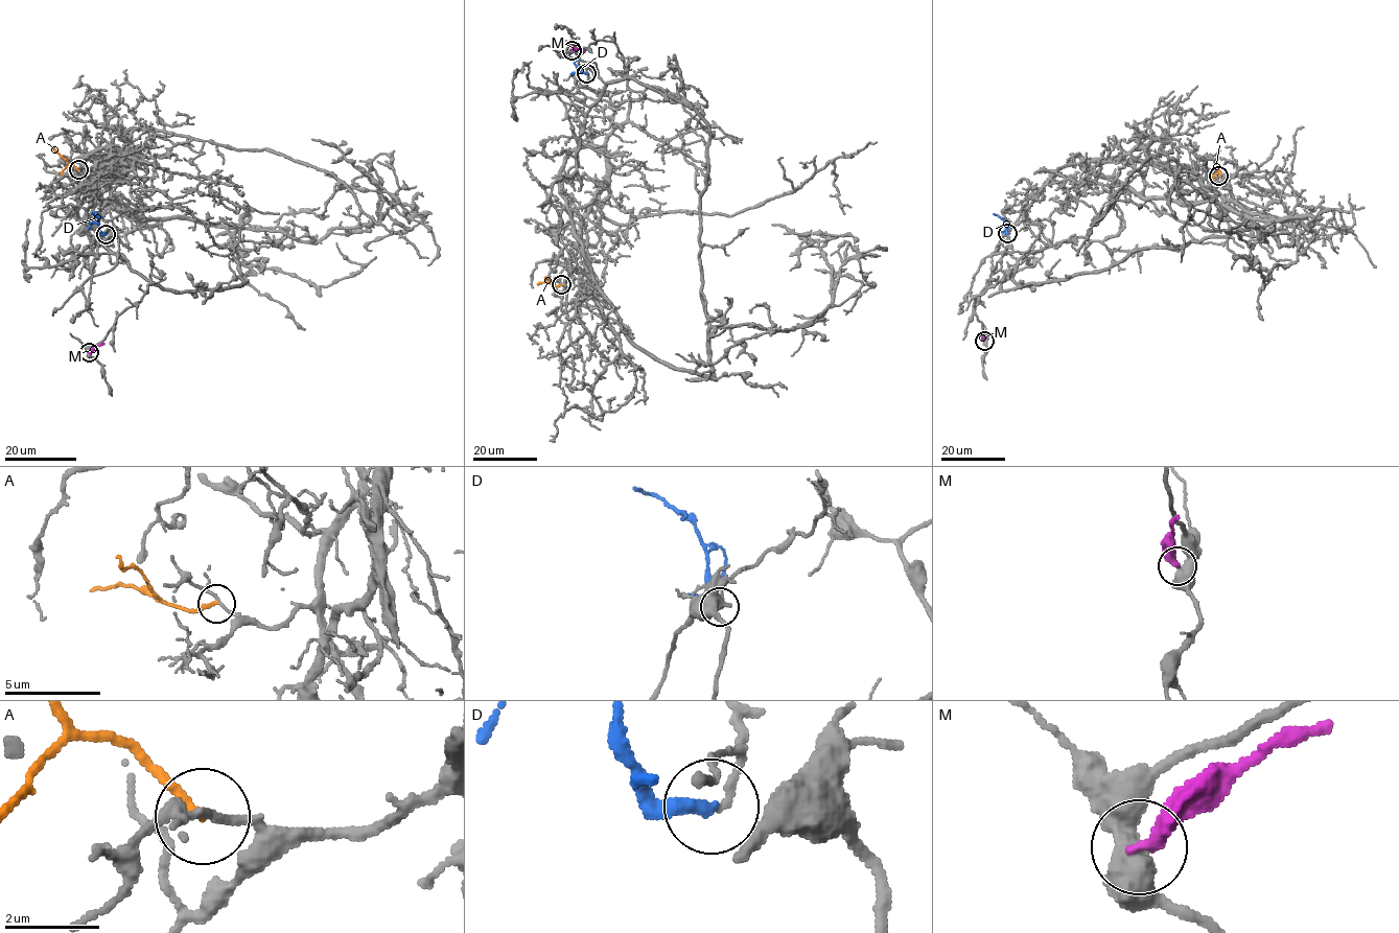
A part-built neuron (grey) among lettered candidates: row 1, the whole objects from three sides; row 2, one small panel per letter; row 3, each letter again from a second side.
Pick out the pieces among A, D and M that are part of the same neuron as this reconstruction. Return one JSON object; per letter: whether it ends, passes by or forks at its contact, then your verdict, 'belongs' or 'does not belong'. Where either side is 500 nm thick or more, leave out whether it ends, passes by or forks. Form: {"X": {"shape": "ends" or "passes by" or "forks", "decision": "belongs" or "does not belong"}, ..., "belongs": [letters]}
{"A": {"shape": "ends", "decision": "does not belong"}, "D": {"shape": "ends", "decision": "does not belong"}, "M": {"decision": "does not belong"}, "belongs": []}

